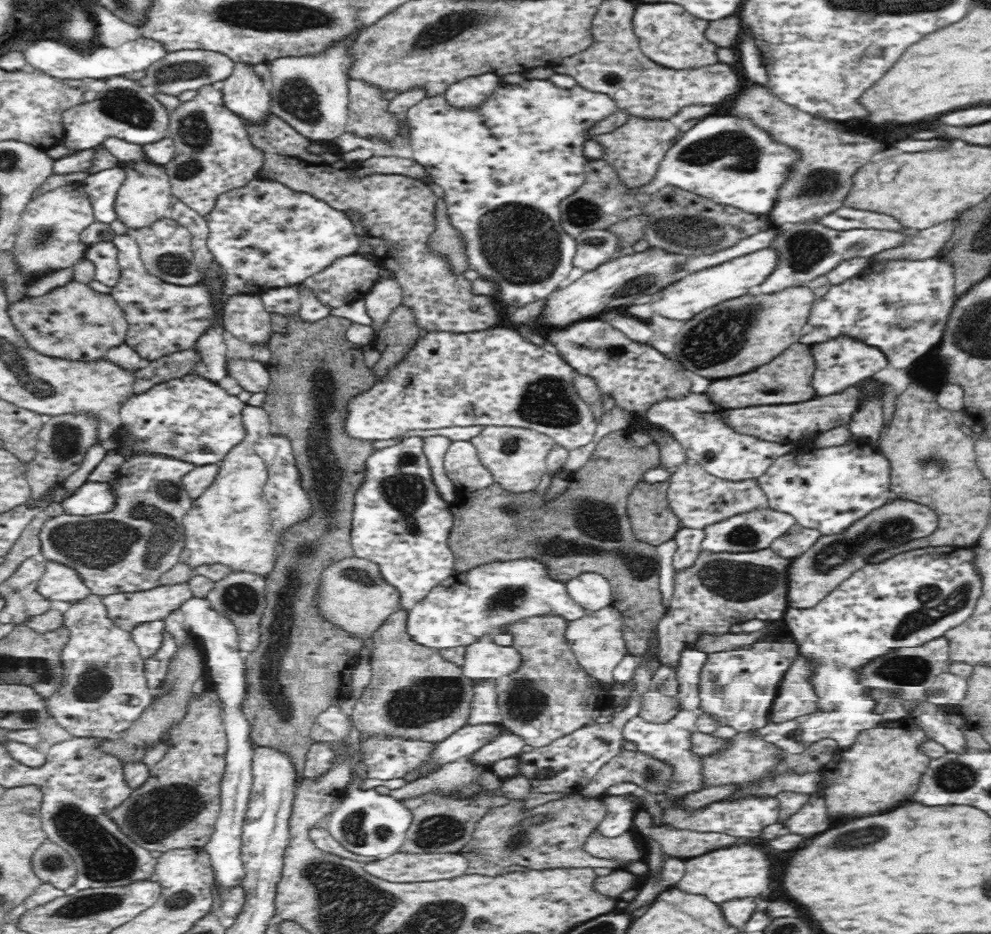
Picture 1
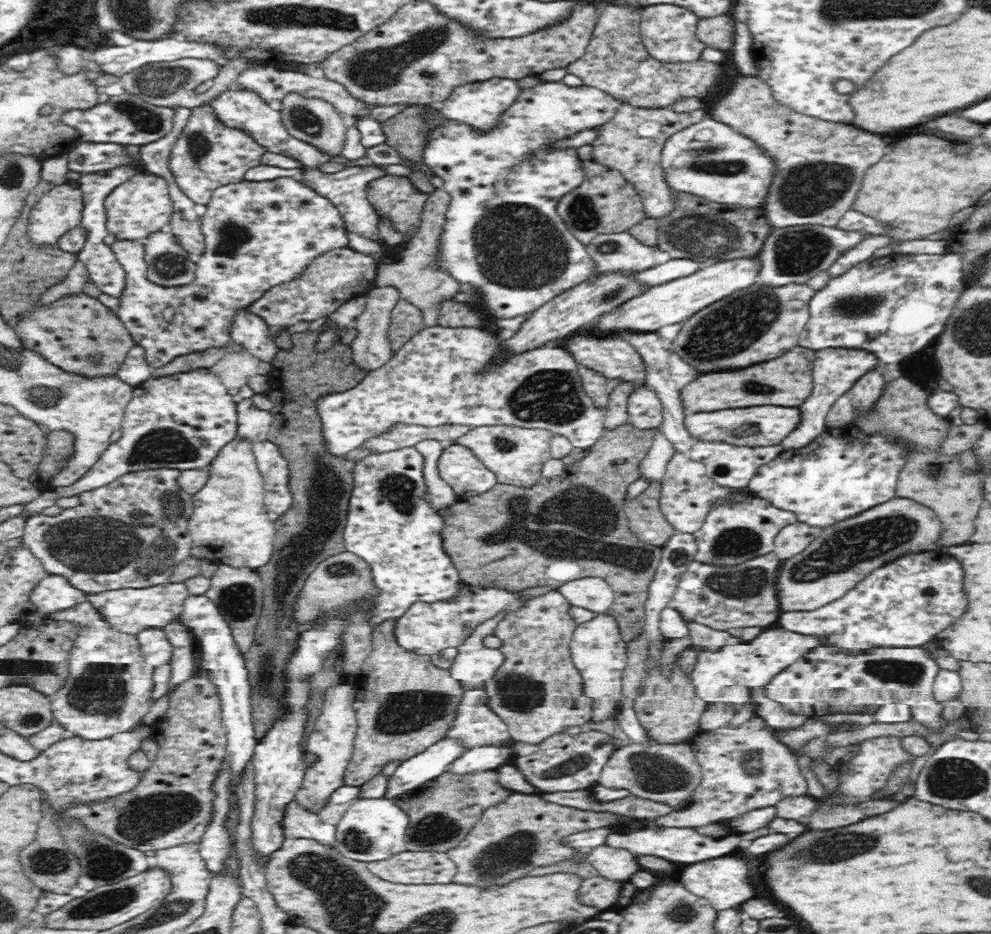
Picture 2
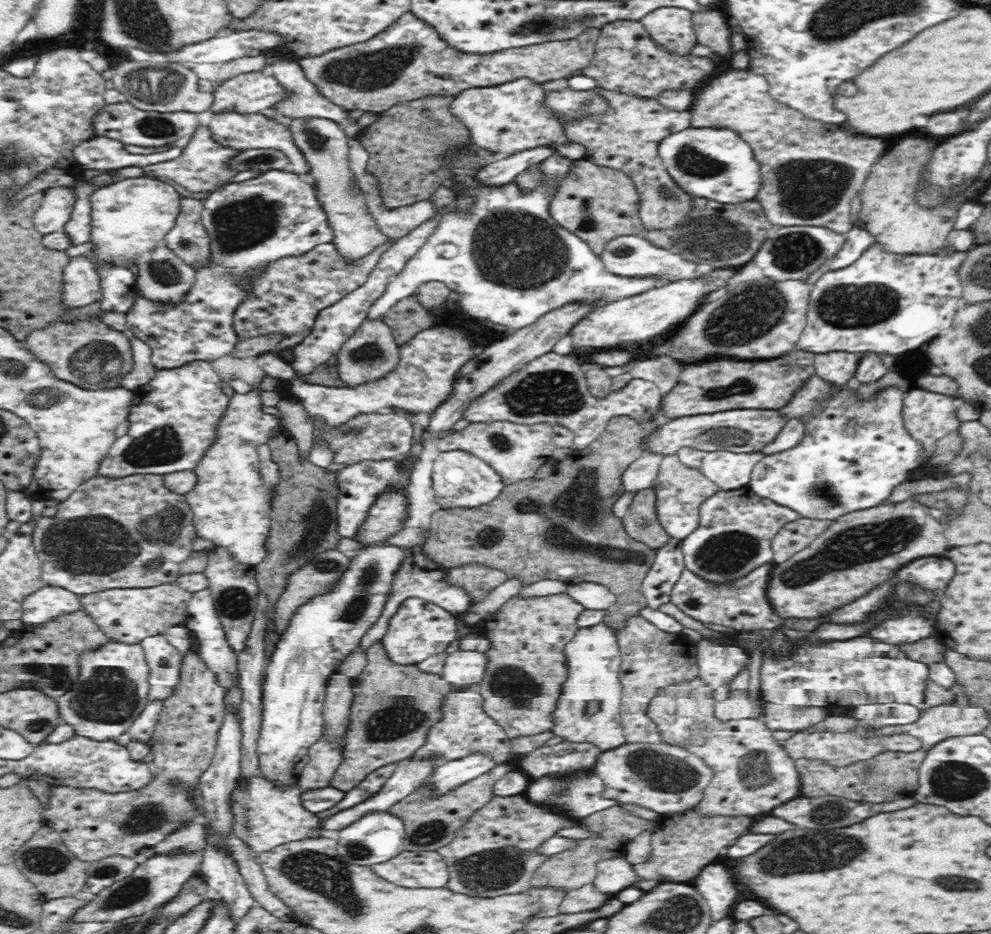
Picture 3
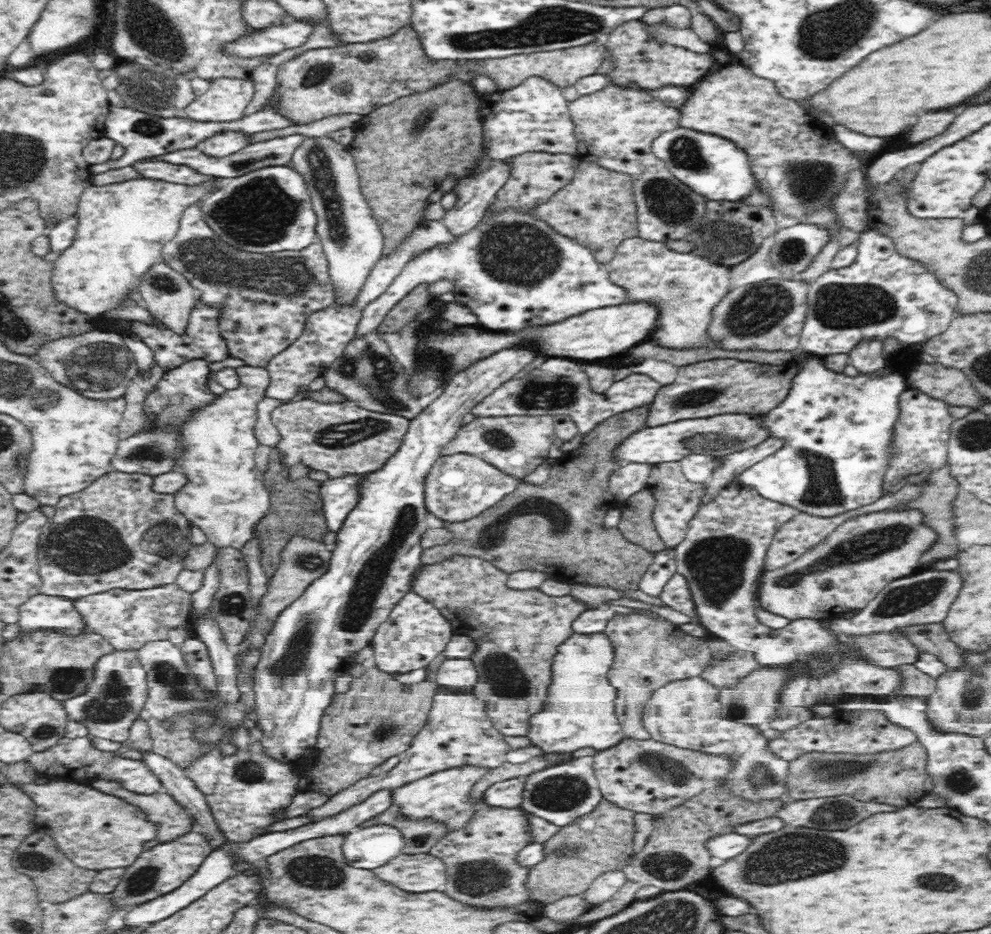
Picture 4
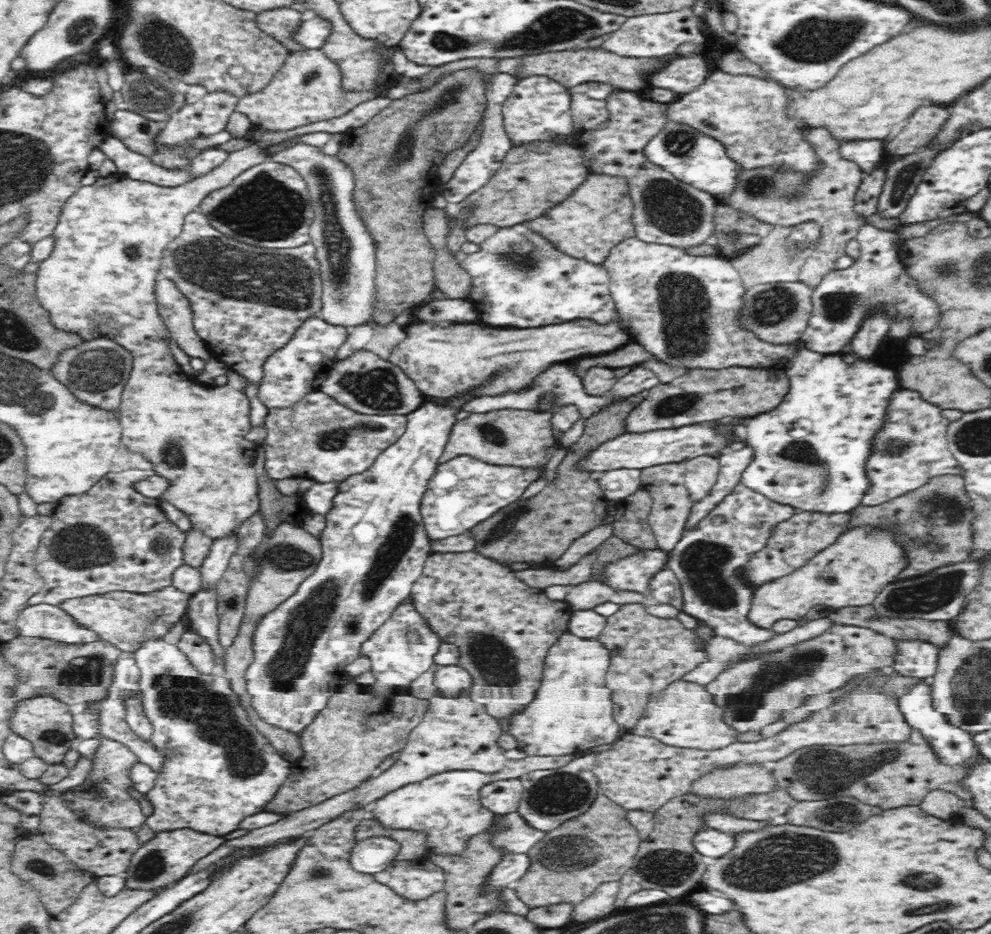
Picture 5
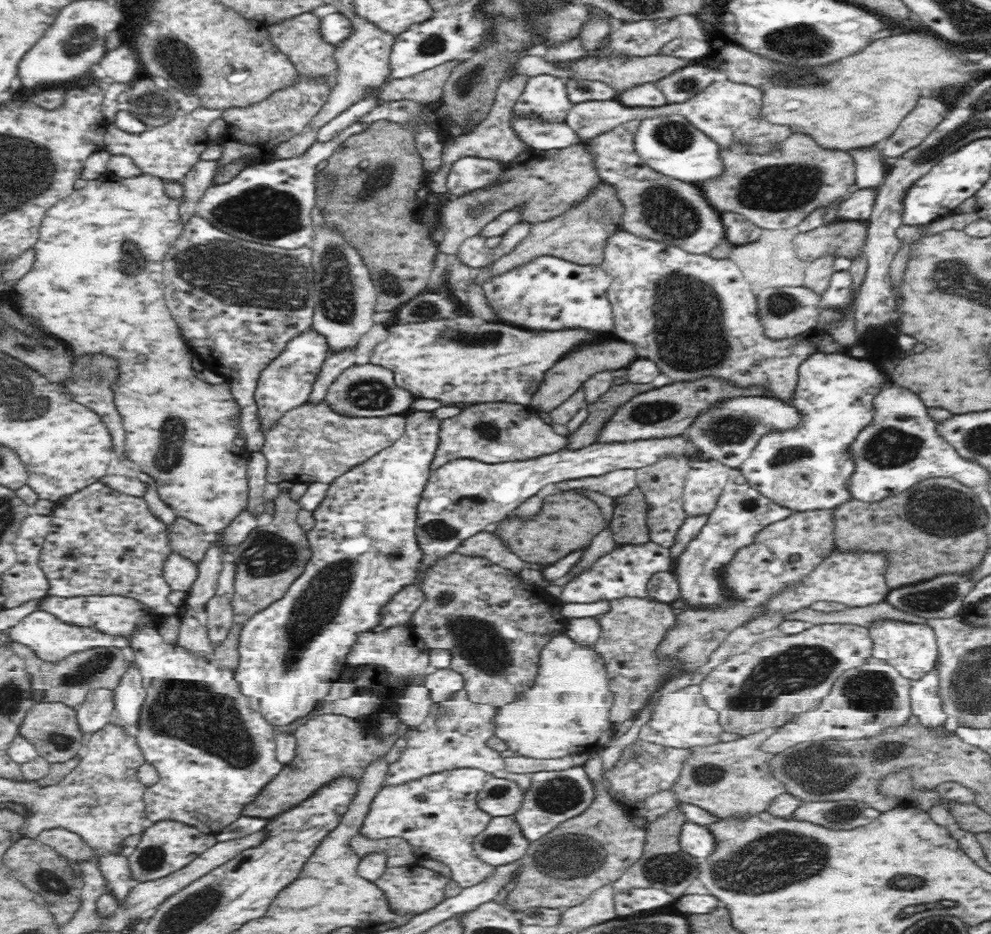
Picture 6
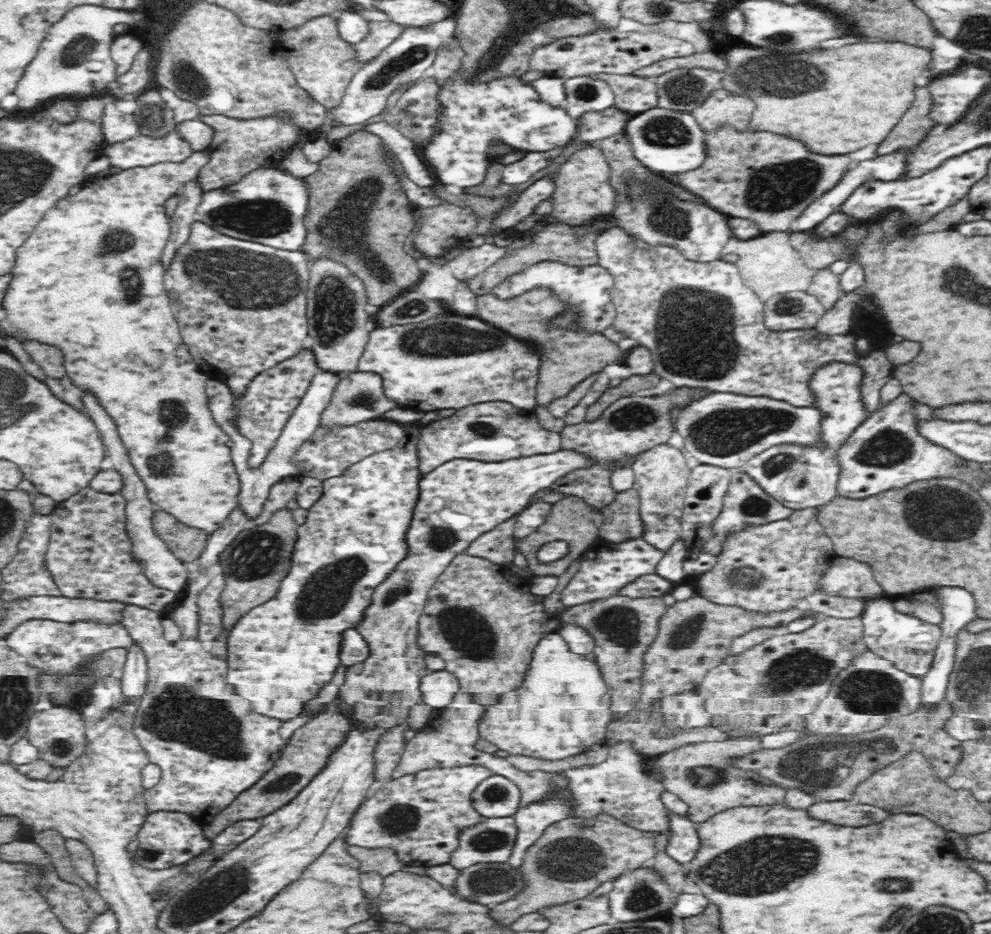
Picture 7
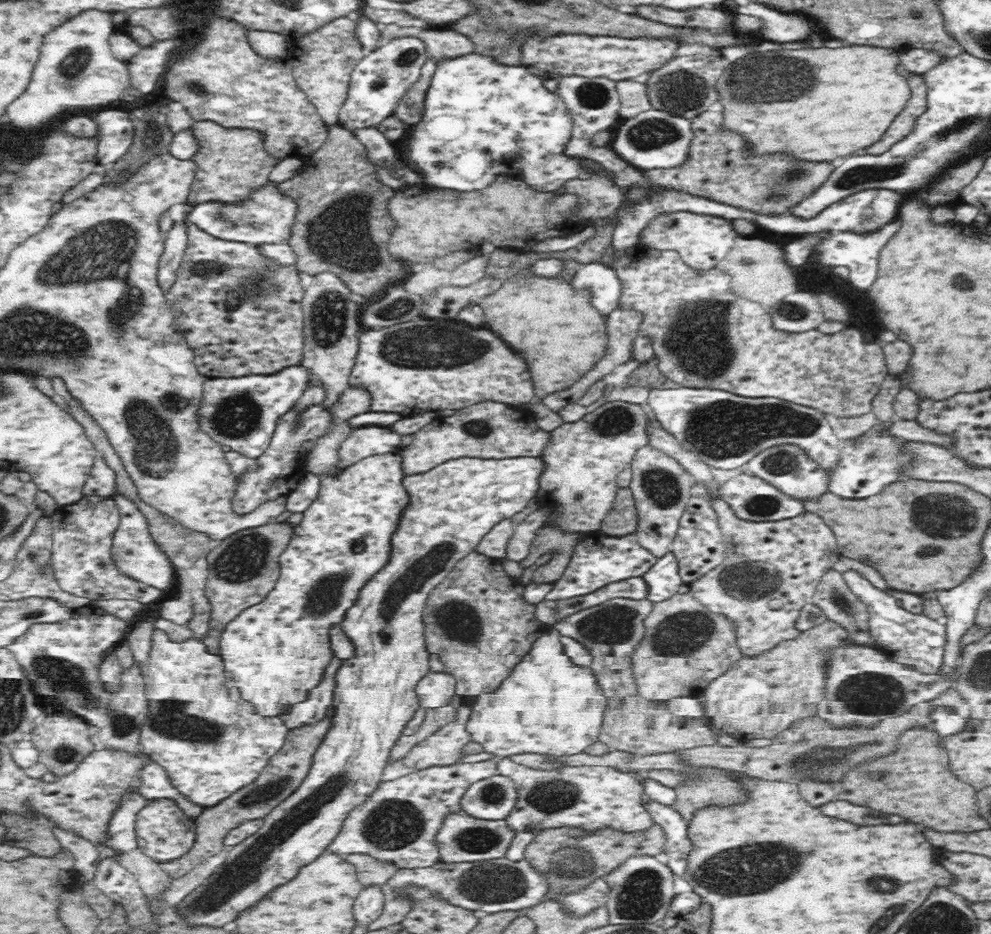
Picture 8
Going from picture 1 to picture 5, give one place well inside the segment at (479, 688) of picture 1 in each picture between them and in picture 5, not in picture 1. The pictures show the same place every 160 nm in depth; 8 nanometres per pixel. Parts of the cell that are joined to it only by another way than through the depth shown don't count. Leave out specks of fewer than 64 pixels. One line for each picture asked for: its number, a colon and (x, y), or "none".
2: (476, 725)
3: (465, 729)
4: (458, 732)
5: (456, 734)

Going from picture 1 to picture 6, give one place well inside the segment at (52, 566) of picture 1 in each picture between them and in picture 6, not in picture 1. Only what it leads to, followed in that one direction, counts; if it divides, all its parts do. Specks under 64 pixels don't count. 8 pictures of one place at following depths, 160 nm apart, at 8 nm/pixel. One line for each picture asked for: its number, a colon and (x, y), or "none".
2: (54, 593)
3: (49, 602)
4: (40, 612)
5: (43, 621)
6: (51, 640)

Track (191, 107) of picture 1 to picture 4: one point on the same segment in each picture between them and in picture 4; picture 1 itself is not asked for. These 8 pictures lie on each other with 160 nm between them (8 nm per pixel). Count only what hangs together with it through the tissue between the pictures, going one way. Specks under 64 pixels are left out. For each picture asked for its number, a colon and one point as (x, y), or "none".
2: (206, 155)
3: (203, 166)
4: (158, 170)

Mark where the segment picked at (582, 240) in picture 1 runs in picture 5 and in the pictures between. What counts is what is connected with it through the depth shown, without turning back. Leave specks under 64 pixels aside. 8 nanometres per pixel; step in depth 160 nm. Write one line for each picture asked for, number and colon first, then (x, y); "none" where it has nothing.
2: (620, 251)
3: (632, 255)
4: (686, 287)
5: (699, 296)

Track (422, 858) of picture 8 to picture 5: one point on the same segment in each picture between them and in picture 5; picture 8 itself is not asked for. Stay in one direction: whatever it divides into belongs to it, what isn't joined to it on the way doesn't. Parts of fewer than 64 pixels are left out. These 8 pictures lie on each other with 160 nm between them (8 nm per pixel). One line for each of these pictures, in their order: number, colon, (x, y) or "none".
5: (446, 807)
6: (437, 815)
7: (418, 816)

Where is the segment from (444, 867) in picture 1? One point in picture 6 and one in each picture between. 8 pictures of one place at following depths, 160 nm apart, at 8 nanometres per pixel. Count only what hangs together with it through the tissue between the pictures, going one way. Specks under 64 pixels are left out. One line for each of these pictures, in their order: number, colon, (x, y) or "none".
2: (409, 867)
3: (427, 869)
4: (414, 873)
5: (414, 879)
6: (409, 891)

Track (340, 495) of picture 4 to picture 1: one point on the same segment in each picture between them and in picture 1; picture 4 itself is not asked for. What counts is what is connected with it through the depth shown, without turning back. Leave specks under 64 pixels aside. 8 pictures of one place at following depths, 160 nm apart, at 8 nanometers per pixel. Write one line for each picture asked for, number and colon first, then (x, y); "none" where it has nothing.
1: (400, 522)
2: (390, 525)
3: (359, 484)

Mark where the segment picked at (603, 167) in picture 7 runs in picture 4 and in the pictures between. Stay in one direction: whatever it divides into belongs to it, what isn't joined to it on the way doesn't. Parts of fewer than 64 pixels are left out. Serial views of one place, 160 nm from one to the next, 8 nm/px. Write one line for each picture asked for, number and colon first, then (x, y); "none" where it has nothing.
4: (535, 177)
5: (533, 177)
6: (548, 183)

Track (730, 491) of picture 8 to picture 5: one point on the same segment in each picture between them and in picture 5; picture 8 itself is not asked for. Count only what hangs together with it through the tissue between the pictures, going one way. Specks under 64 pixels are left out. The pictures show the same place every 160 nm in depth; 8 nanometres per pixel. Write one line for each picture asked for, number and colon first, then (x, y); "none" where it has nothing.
5: (708, 560)
6: (741, 512)
7: (746, 503)

